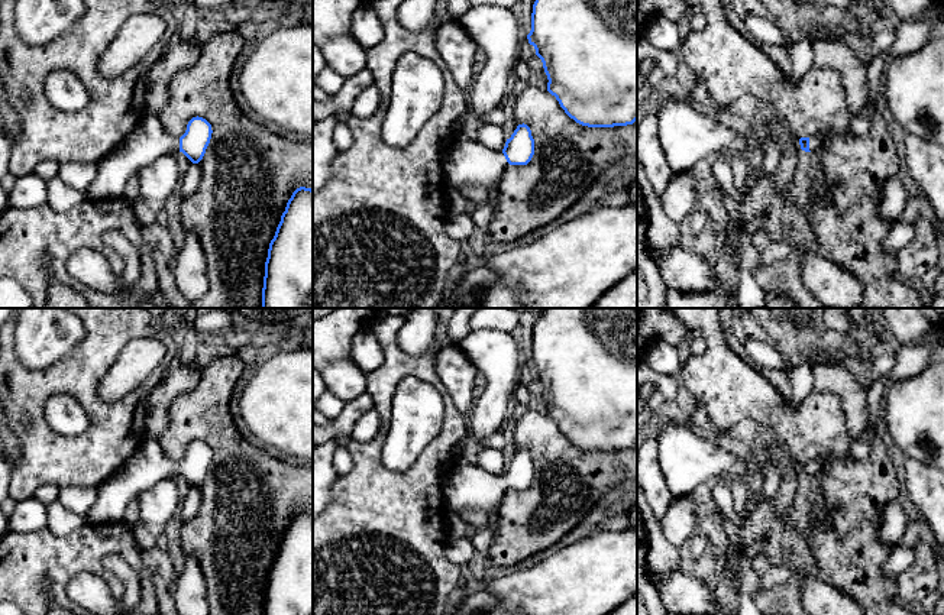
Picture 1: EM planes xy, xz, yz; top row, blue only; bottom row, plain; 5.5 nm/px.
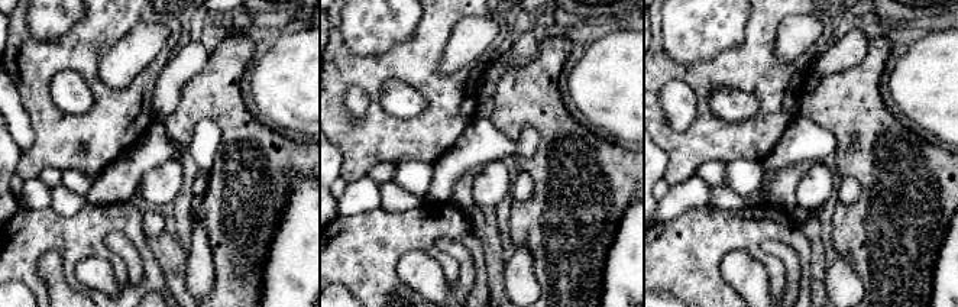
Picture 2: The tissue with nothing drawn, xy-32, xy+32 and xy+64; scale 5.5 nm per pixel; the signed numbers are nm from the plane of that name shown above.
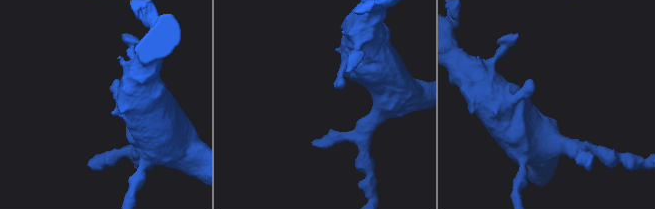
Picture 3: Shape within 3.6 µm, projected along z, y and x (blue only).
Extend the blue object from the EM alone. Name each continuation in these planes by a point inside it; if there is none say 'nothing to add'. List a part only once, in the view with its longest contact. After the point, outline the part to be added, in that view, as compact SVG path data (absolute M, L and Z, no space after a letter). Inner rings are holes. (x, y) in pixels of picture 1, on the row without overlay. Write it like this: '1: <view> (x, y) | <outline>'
1: xy (148, 465) | M145 438L127 462L103 485L84 515L88 524L123 521L127 504L161 480L180 476L180 462L168 457L158 440Z

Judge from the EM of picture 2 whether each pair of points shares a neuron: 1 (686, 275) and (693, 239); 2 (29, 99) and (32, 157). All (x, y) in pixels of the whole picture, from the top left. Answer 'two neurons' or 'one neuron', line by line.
1: one neuron
2: one neuron

